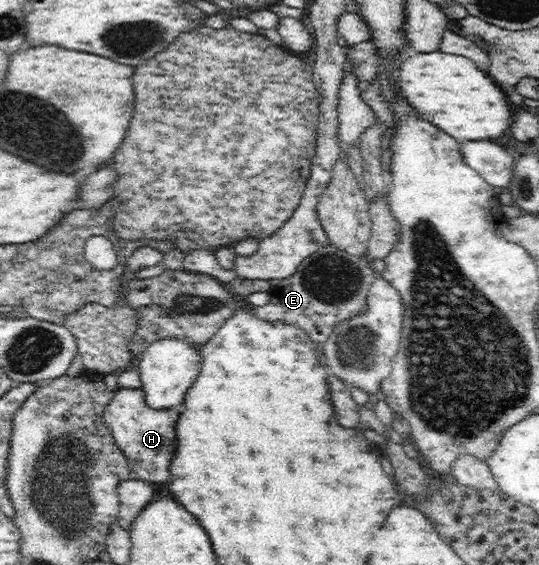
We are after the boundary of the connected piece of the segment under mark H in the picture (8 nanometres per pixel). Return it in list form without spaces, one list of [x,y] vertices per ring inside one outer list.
[[[118,388],[103,411],[105,424],[110,428],[114,441],[124,452],[133,476],[140,480],[167,482],[170,479],[170,460],[177,443],[176,424],[180,413],[174,409],[150,409],[146,405],[142,388]]]

